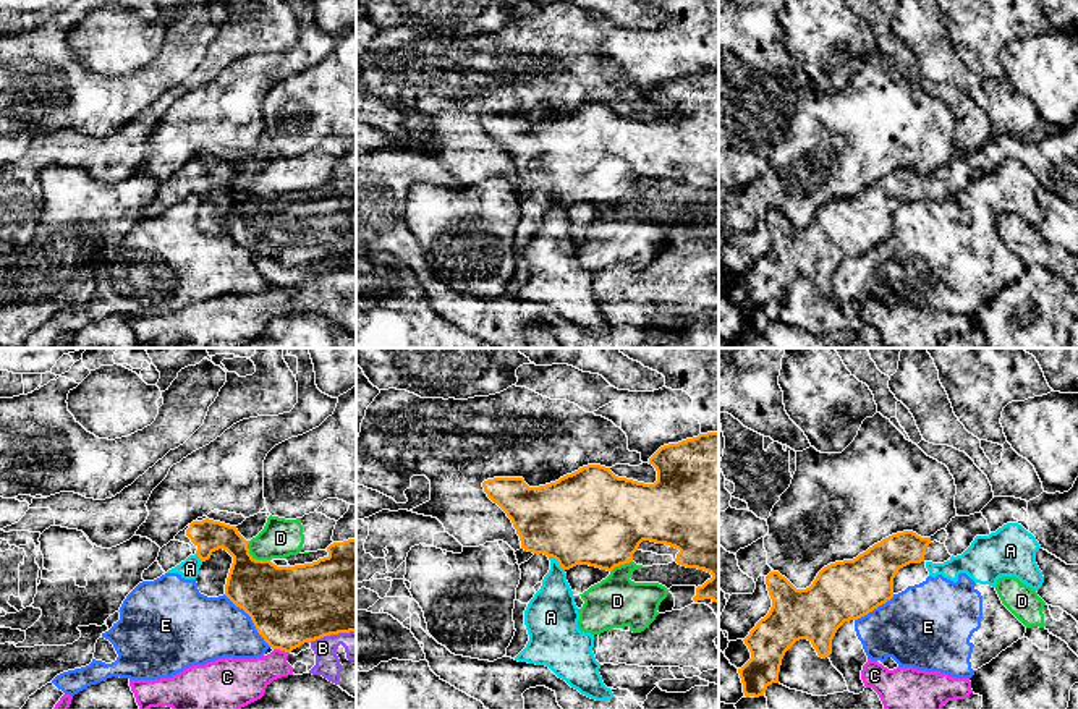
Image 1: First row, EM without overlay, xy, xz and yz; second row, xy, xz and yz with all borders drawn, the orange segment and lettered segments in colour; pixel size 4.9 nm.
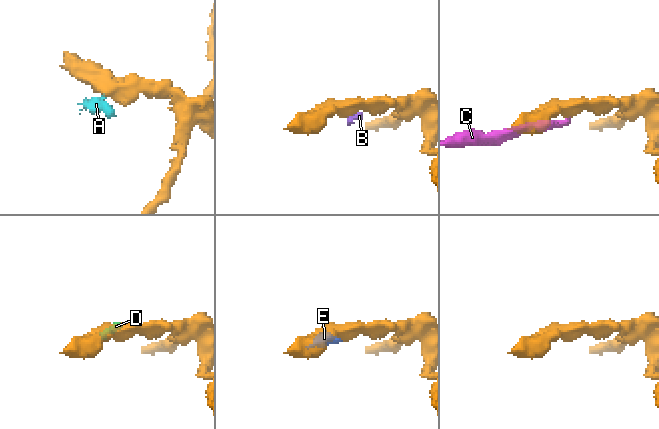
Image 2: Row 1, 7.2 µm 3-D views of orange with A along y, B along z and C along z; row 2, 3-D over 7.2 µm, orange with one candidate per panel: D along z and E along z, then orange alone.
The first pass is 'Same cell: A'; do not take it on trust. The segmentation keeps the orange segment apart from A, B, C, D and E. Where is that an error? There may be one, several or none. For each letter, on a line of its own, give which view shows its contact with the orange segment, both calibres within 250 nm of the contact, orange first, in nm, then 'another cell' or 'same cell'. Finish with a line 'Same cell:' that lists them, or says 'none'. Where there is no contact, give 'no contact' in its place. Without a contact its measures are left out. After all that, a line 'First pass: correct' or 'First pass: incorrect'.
A: xz | 460/240 nm | another cell
B: xy | 420/130 nm | another cell
C: xy | 400/220 nm | another cell
D: xy | 360/200 nm | another cell
E: xy | 400/320 nm | another cell
Same cell: none
First pass: incorrect

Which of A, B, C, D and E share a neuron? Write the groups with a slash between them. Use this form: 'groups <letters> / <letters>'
groups A E / B C / D

